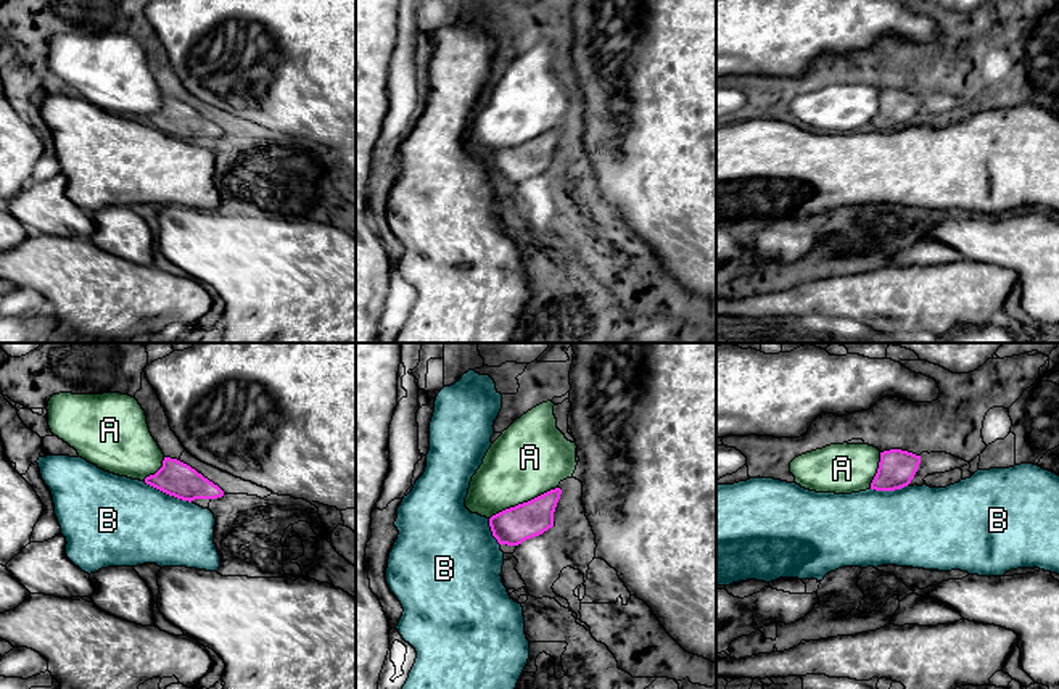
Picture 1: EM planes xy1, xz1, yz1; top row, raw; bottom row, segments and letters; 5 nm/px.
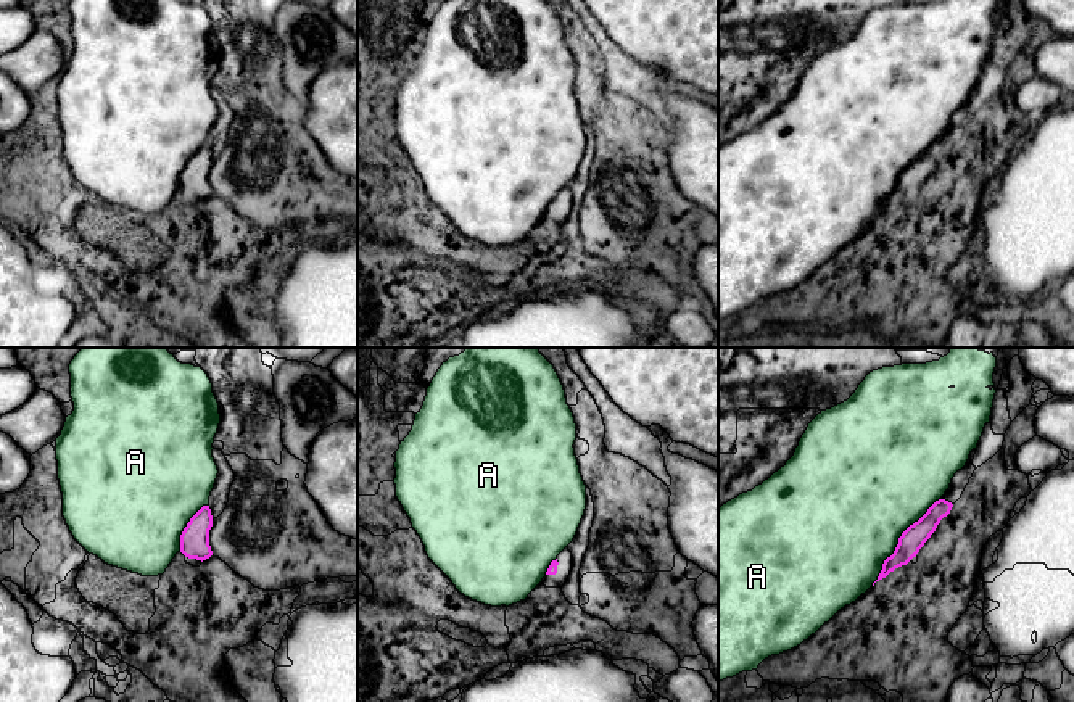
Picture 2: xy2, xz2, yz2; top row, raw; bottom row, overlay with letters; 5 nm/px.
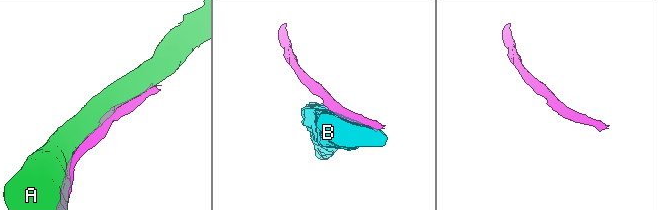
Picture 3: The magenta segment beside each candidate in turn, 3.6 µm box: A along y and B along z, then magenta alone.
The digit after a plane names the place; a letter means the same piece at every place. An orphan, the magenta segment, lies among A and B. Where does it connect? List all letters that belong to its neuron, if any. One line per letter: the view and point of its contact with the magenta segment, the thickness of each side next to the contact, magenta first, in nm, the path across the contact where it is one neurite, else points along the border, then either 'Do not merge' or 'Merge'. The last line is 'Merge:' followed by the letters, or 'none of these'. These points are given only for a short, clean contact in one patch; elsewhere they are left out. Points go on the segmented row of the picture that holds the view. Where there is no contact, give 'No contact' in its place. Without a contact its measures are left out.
A: Touches magenta at yz2 (899, 540). Thickness 120 nm (magenta) against 500 nm. Do not merge
B: Touches magenta at xy1 (168, 493). Thickness 180 nm (magenta) against 420 nm. Do not merge
Merge: none of these

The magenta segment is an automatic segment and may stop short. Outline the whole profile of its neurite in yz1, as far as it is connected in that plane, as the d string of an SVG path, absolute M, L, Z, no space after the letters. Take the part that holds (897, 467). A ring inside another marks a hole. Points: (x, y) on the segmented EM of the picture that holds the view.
M901 449L880 452L877 473L871 483L876 491L895 491L908 486L921 464L921 456Z

